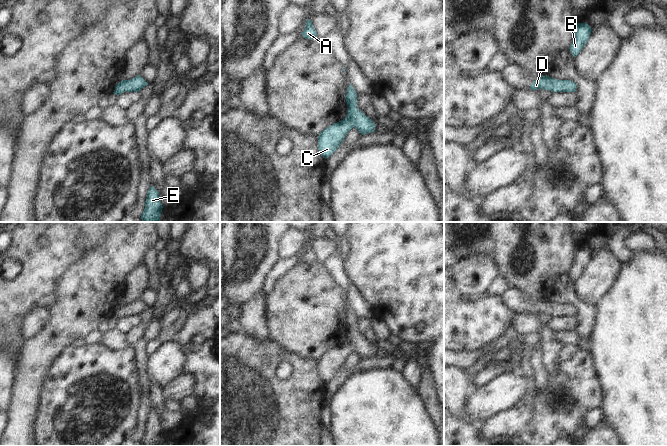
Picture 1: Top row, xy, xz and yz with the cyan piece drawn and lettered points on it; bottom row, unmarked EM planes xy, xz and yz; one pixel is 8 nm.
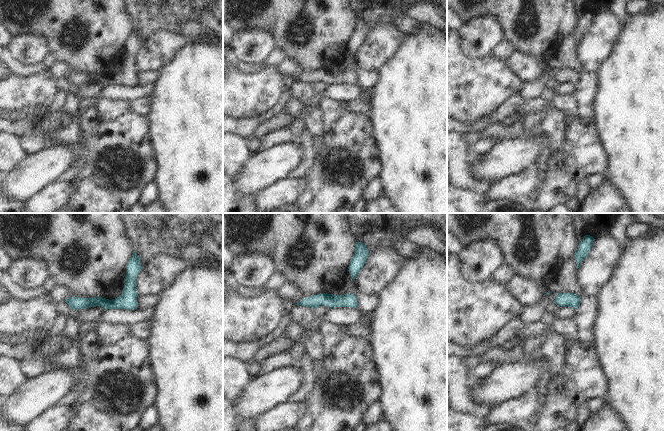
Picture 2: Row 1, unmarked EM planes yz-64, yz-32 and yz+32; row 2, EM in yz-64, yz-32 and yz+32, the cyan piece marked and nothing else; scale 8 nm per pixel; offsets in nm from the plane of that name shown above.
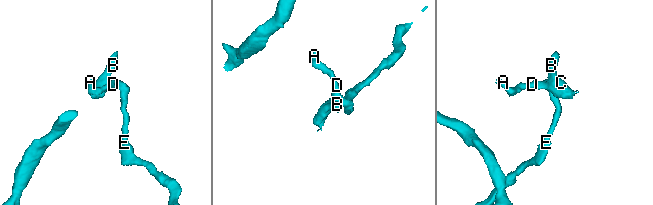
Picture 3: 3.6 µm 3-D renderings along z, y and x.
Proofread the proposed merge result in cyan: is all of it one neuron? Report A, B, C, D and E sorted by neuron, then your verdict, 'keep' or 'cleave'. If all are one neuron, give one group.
A B C D E | keep

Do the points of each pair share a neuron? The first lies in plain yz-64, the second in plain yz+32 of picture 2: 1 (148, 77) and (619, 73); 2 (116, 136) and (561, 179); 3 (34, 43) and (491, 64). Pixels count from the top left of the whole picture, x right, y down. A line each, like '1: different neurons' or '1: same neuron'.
1: different neurons
2: same neuron
3: different neurons

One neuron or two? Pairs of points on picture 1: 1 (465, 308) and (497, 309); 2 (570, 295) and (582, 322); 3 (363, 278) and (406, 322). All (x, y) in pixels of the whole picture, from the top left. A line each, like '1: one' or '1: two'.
1: one
2: one
3: one

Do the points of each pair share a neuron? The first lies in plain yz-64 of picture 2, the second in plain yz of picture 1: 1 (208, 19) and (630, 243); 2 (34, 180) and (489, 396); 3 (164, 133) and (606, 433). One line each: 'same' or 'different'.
1: same
2: same
3: different

